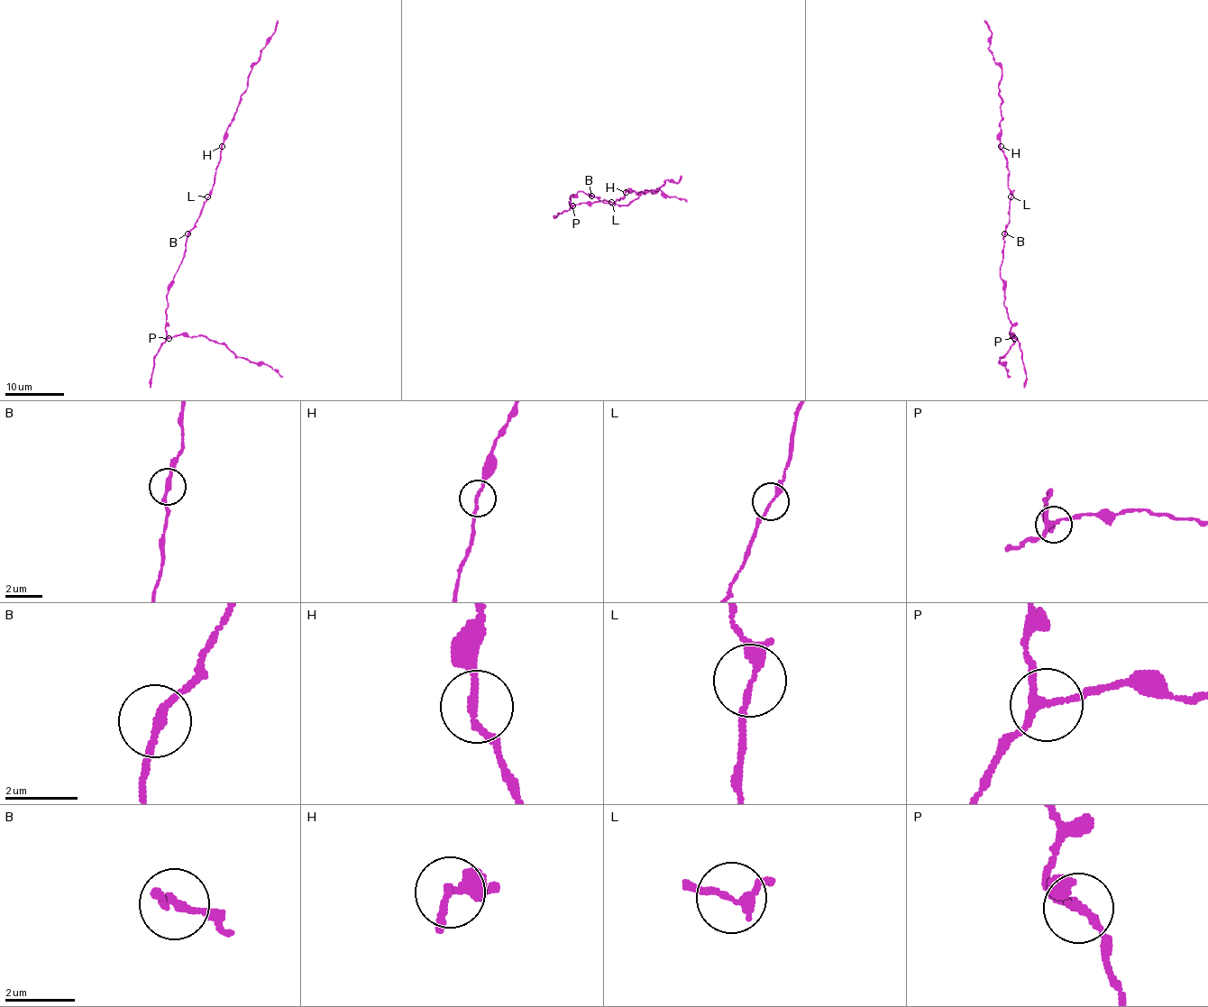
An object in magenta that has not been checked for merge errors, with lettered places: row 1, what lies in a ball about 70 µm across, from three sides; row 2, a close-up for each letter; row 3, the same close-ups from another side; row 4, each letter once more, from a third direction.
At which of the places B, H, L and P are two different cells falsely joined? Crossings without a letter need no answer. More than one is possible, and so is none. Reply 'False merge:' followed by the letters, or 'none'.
False merge: none

